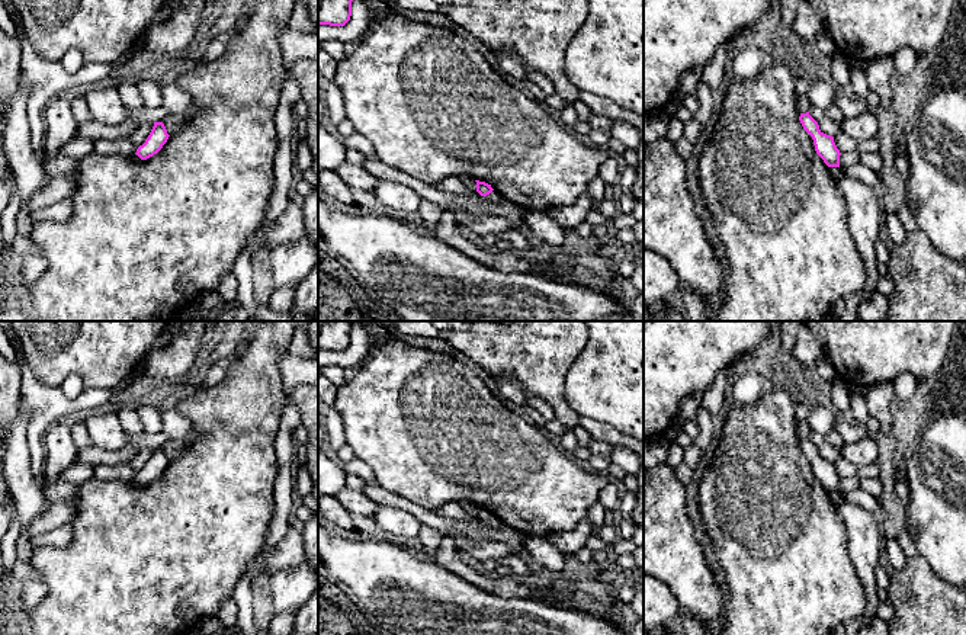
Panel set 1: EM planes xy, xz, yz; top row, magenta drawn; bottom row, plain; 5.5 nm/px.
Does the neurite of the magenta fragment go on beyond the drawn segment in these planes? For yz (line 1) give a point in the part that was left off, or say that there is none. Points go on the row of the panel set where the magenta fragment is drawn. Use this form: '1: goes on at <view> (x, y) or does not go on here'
1: does not go on here

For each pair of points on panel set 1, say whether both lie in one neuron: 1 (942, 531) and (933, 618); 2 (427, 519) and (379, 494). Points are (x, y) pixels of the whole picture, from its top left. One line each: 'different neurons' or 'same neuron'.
1: different neurons
2: same neuron

